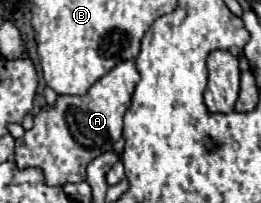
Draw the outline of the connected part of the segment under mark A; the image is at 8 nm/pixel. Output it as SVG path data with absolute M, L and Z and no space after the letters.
M120 62L114 70L90 86L84 100L68 100L68 96L58 96L54 106L42 106L34 116L34 126L16 140L16 166L20 170L40 168L48 186L64 186L68 182L86 180L86 166L100 154L108 152L122 136L122 118L130 106L138 80L140 74L134 62Z

